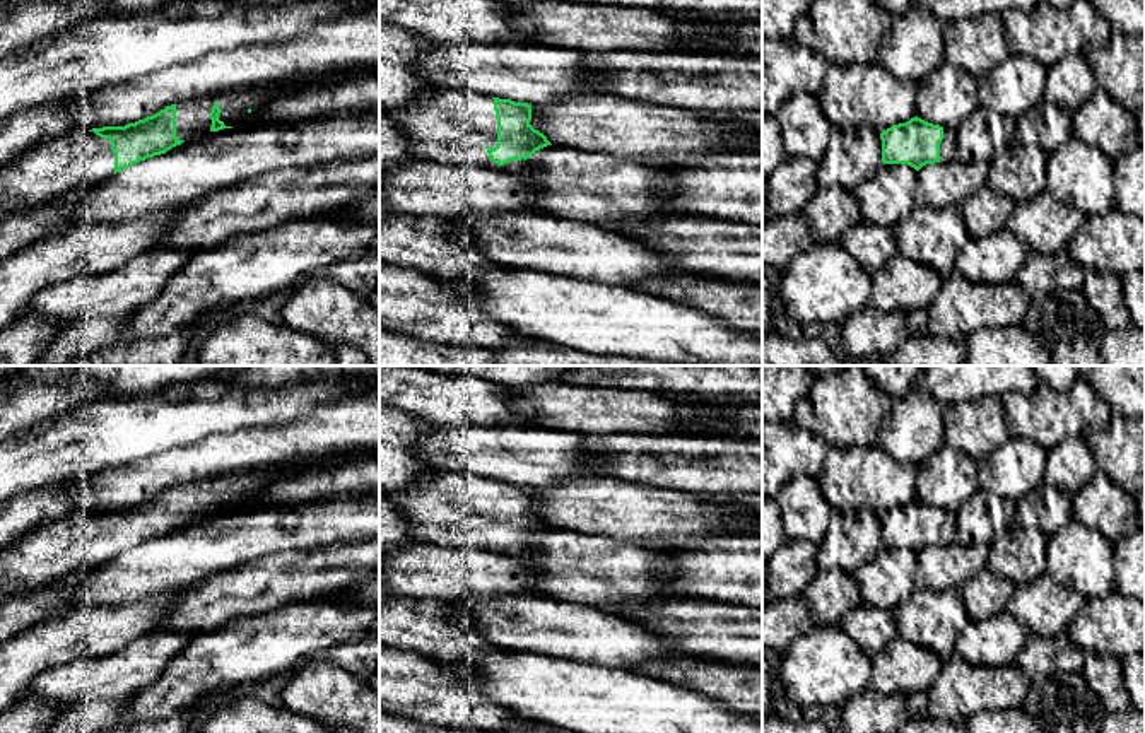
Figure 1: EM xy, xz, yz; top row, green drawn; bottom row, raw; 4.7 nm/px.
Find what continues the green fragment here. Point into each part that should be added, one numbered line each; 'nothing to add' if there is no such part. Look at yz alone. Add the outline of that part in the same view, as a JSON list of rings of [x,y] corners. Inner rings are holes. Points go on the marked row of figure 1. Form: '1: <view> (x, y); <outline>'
1: yz (949, 144); [[[943,126],[943,140],[940,144],[940,162],[954,161],[955,149],[957,149],[957,128]]]

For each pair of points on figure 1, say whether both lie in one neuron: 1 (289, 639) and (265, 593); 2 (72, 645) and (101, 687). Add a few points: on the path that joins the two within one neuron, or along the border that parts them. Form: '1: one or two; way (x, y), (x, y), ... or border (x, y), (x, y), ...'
1: two; border (313, 598), (234, 617)
2: two; border (120, 648), (101, 656), (76, 658), (43, 674)

